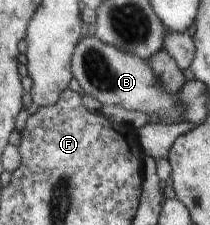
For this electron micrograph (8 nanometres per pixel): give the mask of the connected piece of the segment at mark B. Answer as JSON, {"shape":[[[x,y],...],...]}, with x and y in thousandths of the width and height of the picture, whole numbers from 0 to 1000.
{"shape":[[[457,156],[400,169],[348,236],[348,324],[395,404],[462,440],[481,467],[562,467],[581,484],[667,493],[714,511],[705,551],[810,556],[862,538],[862,462],[838,418],[800,413],[719,320],[714,293],[657,249],[490,196]]]}

